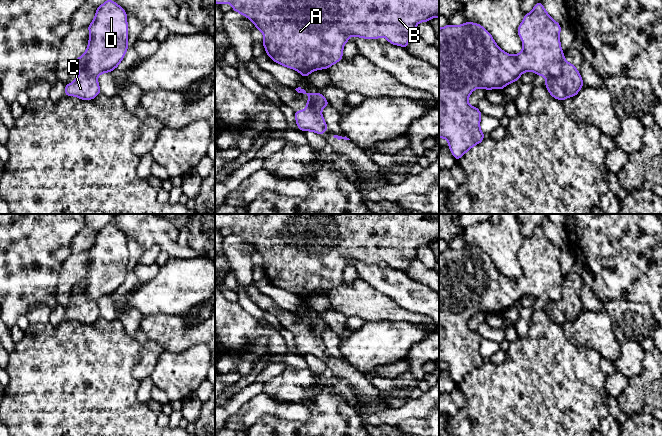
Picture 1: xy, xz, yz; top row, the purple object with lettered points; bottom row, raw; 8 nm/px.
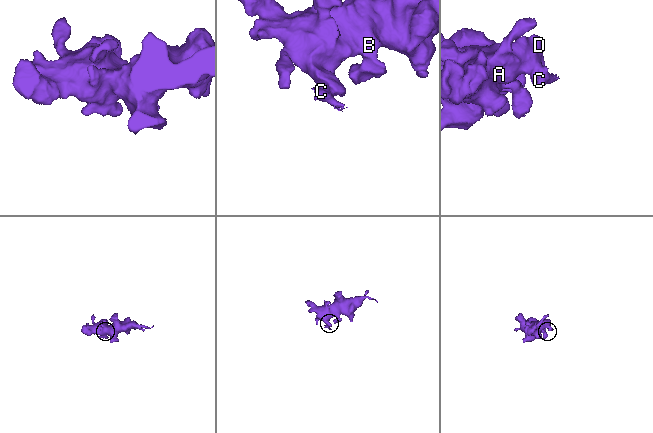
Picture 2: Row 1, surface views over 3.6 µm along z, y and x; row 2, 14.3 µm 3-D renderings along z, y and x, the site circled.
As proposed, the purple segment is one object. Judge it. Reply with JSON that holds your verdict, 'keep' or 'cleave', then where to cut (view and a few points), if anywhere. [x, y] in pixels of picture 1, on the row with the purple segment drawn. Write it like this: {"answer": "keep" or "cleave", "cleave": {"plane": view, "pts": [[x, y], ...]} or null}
{"answer": "cleave", "cleave": {"plane": "yz", "pts": [[563, 57], [561, 72], [555, 77], [546, 78]]}}

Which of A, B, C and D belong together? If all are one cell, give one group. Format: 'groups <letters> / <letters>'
groups A B D / C

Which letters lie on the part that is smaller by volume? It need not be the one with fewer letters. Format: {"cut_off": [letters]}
{"cut_off": ["C"]}

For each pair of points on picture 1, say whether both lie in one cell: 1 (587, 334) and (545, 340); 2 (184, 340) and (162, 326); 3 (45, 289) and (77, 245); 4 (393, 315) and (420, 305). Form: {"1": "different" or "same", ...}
{"1": "different", "2": "same", "3": "different", "4": "different"}

